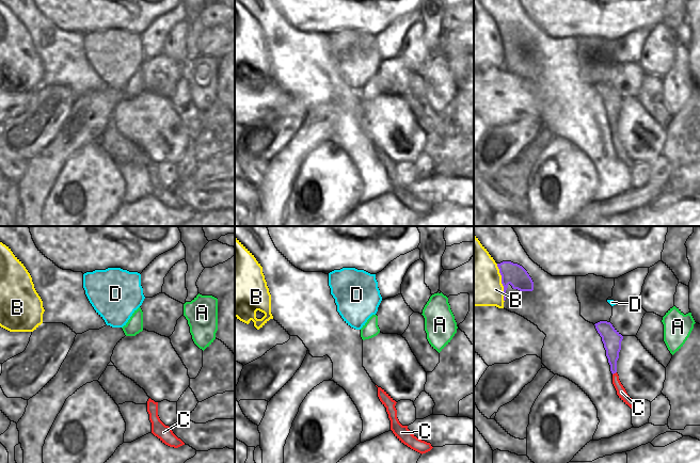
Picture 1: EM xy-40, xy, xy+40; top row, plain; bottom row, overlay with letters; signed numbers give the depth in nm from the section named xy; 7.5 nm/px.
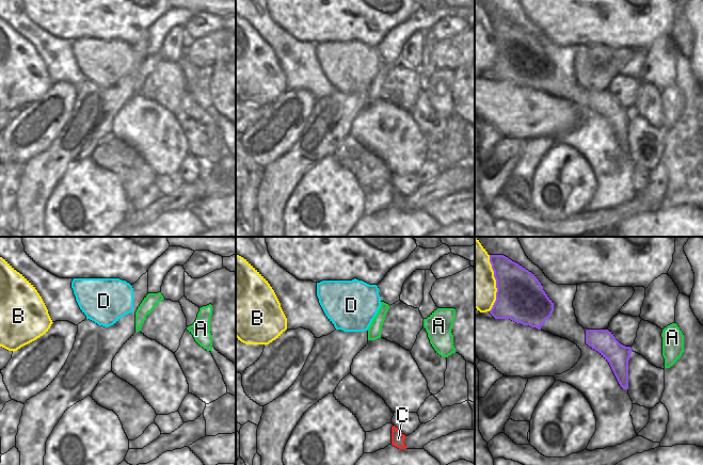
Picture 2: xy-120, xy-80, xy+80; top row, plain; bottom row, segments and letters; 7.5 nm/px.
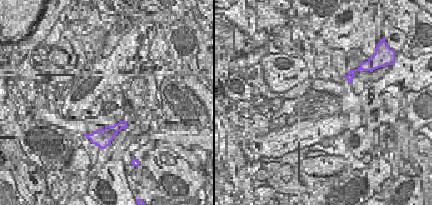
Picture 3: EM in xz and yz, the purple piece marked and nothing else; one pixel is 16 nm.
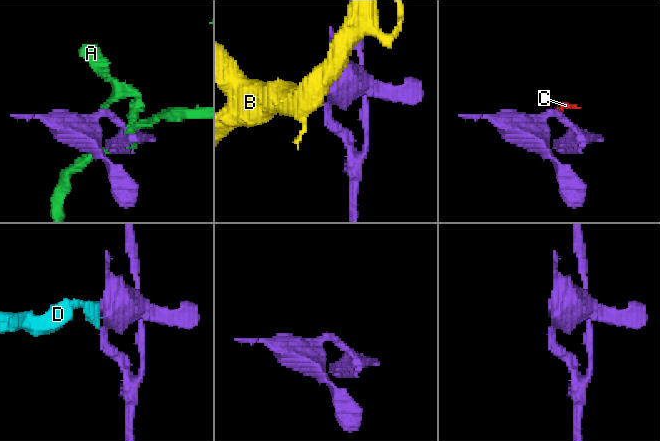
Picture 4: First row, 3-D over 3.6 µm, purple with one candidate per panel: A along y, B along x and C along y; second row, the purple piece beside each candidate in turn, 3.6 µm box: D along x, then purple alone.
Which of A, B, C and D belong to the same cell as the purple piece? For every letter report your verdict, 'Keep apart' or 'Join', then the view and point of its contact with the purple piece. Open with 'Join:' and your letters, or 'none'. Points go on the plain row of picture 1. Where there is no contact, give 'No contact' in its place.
Join: none
A: Keep apart. No contact
B: Keep apart. Touches purple at xy+40 (502, 44)
C: Keep apart. Touches purple at xy+40 (614, 133)
D: Keep apart. No contact

